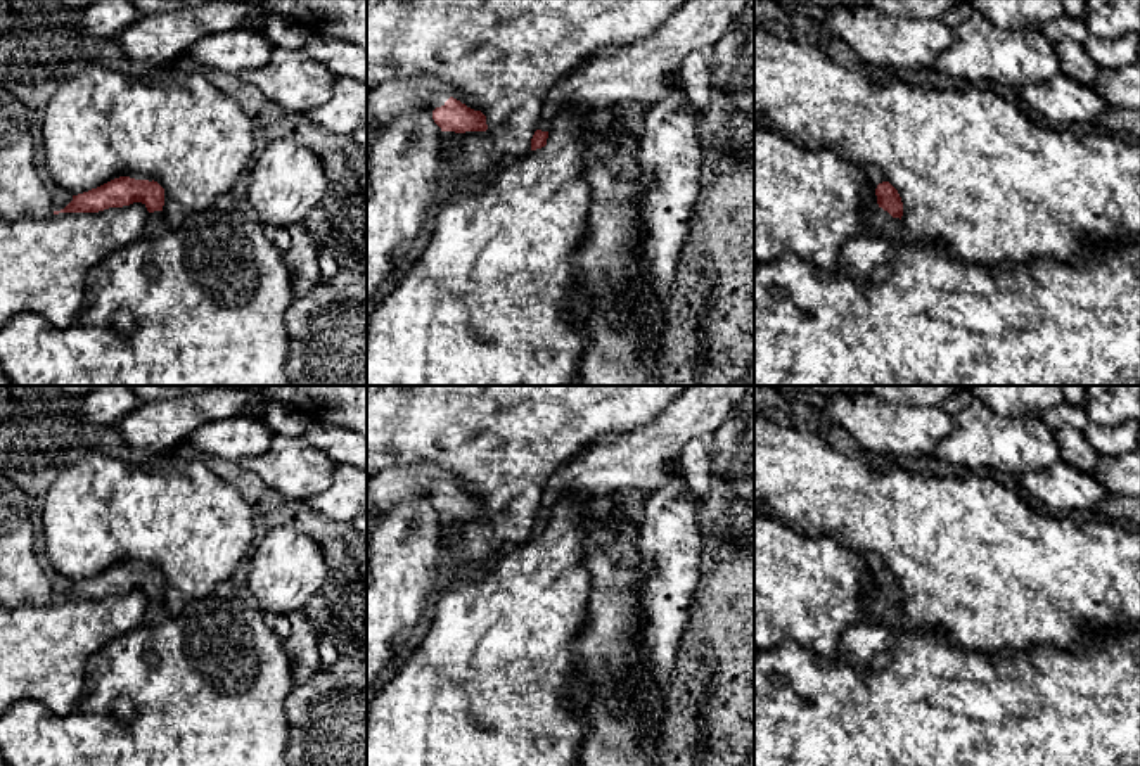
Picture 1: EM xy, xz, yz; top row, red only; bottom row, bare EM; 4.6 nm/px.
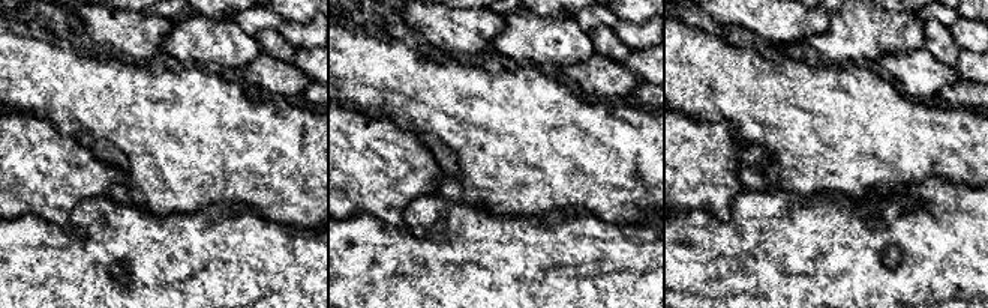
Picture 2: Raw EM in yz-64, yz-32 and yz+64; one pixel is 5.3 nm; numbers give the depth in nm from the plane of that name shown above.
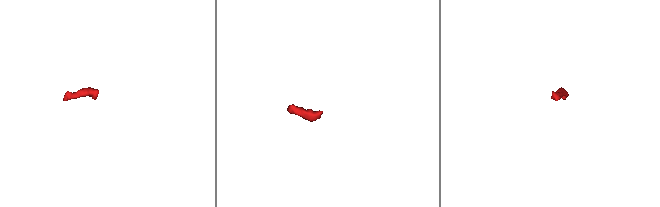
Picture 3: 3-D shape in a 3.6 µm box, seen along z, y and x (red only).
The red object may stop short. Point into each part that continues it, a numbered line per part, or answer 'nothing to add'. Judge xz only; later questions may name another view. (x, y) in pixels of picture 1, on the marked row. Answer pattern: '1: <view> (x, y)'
1: xz (640, 71)
2: xz (386, 101)

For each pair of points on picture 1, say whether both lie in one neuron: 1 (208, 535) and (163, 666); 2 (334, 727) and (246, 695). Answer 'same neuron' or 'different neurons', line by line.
1: different neurons
2: different neurons

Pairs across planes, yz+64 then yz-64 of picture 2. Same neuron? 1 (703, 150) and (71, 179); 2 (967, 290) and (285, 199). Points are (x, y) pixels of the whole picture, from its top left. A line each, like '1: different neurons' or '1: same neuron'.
1: same neuron
2: different neurons

